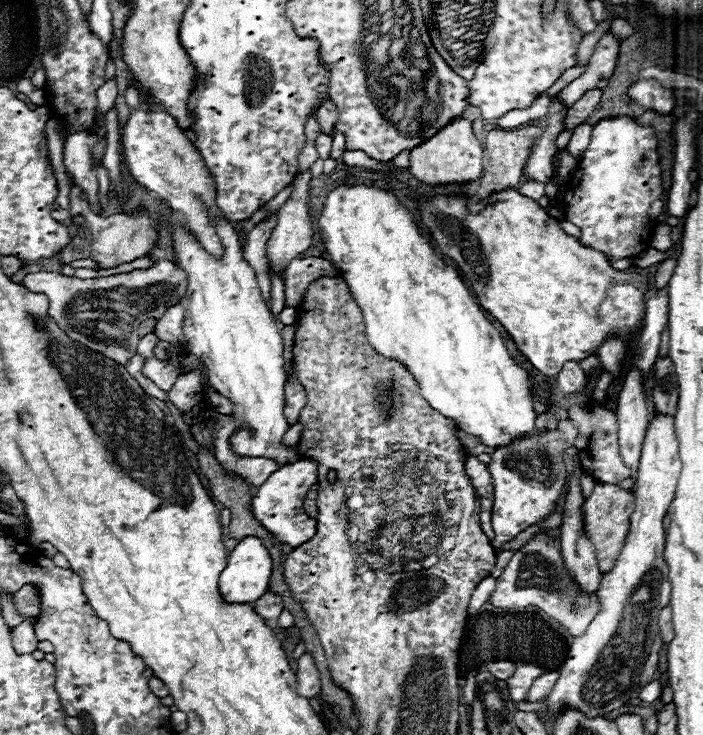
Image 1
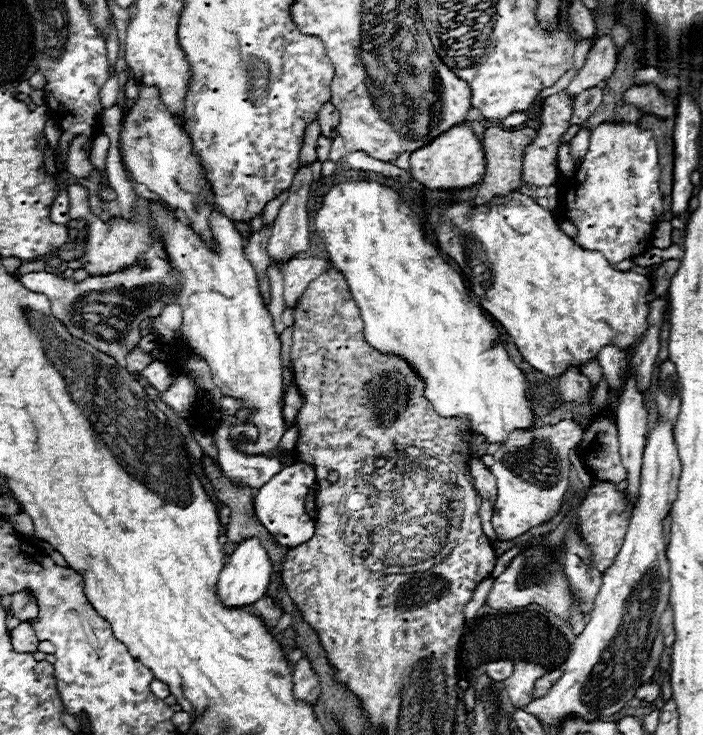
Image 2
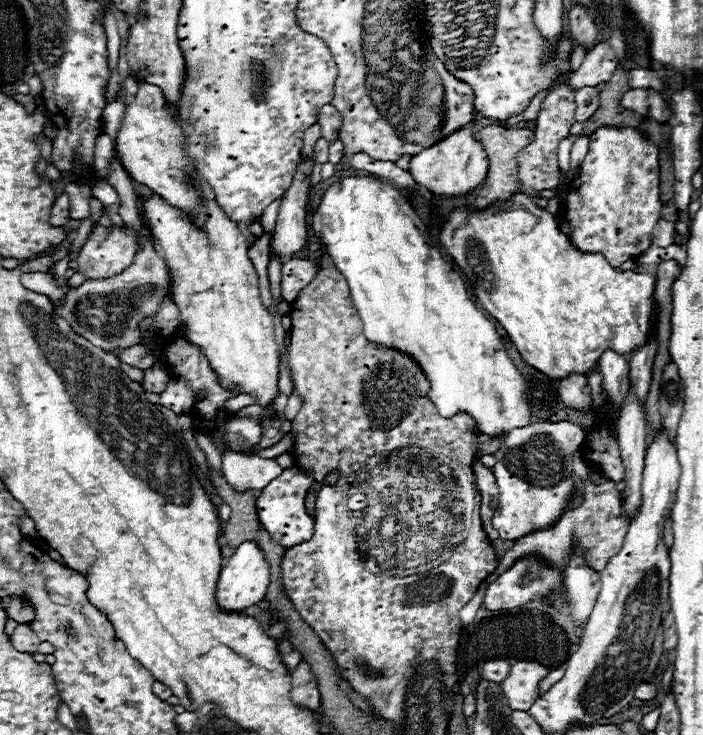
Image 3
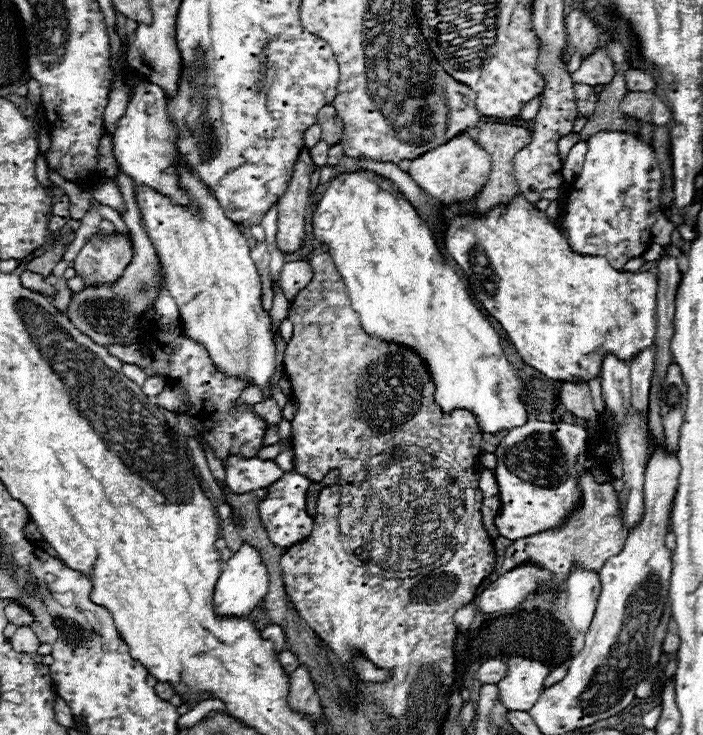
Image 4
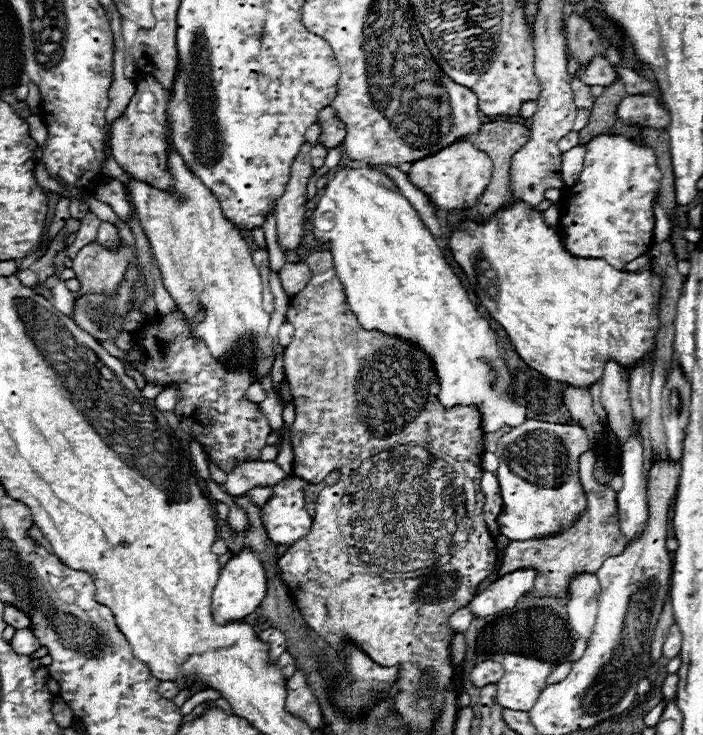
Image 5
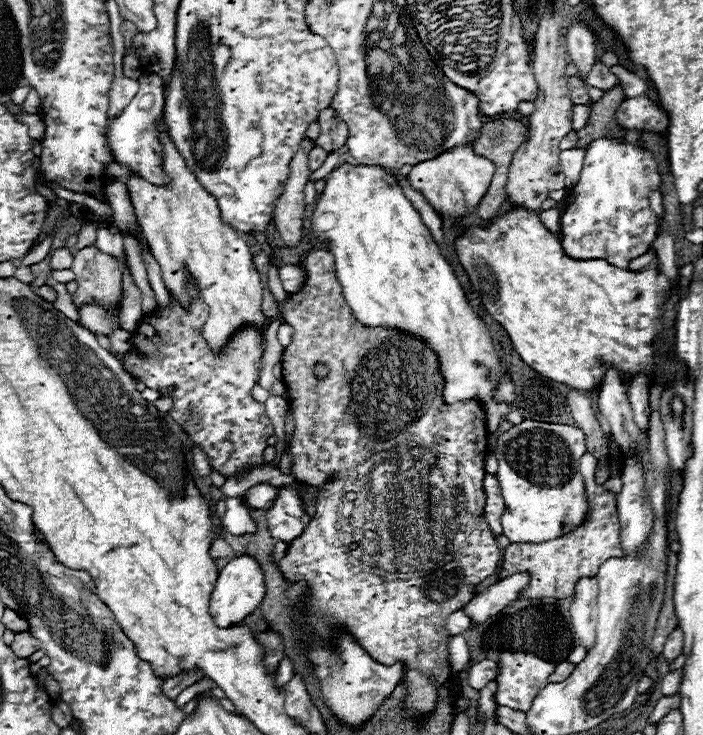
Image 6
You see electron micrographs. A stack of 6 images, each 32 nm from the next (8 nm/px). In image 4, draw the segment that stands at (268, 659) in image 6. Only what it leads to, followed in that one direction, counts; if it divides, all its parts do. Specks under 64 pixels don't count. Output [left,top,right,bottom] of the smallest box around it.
[261,625,286,655]

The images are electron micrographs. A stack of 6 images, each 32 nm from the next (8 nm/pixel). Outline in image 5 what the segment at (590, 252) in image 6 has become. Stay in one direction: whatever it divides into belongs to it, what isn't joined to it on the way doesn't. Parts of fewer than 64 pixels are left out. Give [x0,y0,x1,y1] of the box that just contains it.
[560,136,662,268]

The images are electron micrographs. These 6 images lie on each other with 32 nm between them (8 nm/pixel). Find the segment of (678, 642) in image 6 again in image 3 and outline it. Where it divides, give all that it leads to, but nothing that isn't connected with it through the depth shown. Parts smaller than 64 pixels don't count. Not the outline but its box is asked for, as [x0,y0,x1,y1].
[664,612,678,650]

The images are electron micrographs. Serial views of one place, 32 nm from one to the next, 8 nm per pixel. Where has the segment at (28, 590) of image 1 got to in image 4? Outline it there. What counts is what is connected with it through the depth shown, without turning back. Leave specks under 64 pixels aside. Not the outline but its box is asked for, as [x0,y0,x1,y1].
[6,602,32,626]

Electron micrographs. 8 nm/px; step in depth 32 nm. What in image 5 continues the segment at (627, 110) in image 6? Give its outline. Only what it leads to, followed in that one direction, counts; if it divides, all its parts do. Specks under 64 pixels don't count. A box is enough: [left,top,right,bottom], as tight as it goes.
[618,94,670,128]

